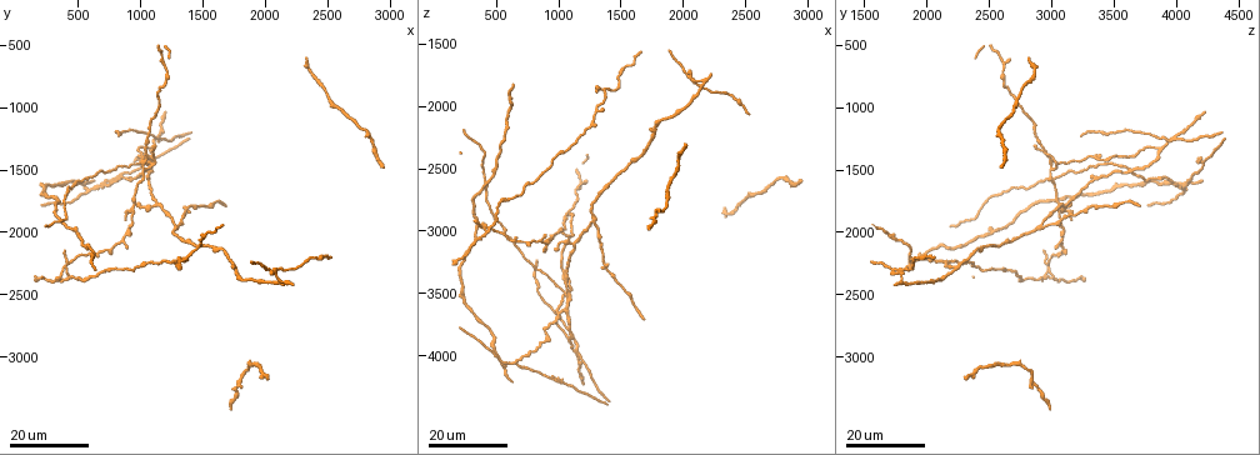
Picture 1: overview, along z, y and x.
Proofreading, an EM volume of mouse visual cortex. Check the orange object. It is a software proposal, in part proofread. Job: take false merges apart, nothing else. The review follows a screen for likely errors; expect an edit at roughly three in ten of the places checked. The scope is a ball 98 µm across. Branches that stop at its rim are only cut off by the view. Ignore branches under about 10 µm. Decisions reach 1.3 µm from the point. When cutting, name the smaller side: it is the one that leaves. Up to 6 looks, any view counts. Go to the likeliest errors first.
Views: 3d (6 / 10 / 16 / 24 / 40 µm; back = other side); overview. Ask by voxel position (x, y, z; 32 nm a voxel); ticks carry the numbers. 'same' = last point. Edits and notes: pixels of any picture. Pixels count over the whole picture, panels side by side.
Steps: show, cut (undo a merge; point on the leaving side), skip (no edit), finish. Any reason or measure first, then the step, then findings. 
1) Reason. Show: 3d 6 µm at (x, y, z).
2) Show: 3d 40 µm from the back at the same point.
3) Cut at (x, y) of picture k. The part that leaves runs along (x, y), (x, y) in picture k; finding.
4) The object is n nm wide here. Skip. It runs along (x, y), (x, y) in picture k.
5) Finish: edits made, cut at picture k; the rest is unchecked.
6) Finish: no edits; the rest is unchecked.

Four-way junction. Show: 3d 24 µm at (1040, 1480, 3640).

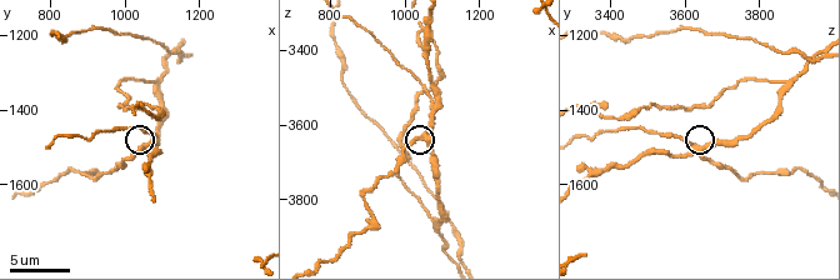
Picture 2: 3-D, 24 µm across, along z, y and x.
Show: 3d 6 µm at (1060, 1500, 3640).

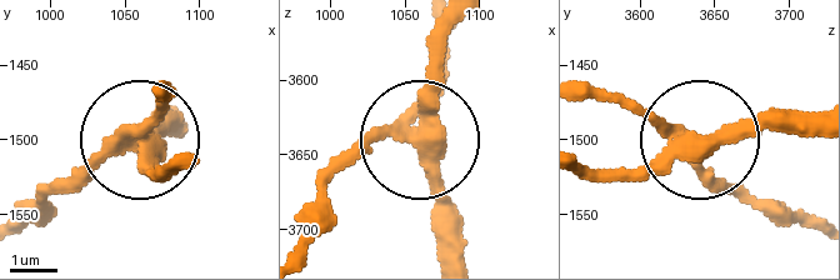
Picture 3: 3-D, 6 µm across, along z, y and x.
4 arms meet here. Cut at (169, 106) of picture 3. The part that leaves runs along (133, 139), (29, 208) in picture 3; a second cell is stuck on.

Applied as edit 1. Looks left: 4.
Two arms in line, one across. Show: 3d 16 µm at (1070, 1330, 3870).

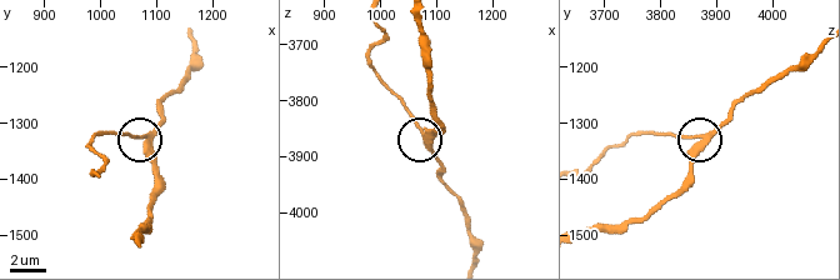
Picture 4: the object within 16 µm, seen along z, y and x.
Other side. Show: 3d 16 µm from the back at (1075, 1325, 3860).

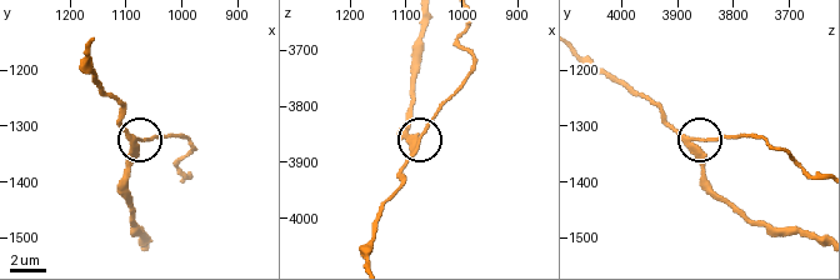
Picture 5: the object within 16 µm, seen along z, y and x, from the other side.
The object is 280 nm wide here. Cut at (145, 140) of picture 5. The part that leaves runs along (415, 148), (471, 69), (460, 38), (465, 20) in picture 5; a second cell is stuck on.

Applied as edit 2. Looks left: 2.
Finish: edits made, cut at picture 3, cut at picture 5; the rest is unchecked.

